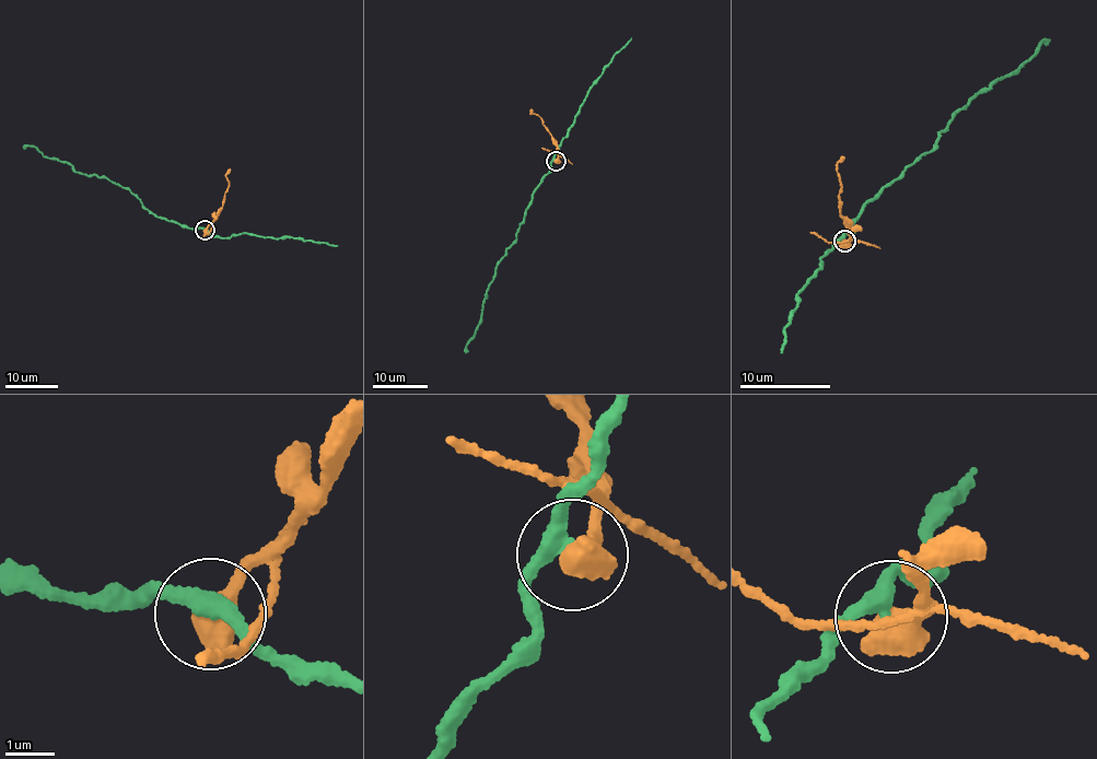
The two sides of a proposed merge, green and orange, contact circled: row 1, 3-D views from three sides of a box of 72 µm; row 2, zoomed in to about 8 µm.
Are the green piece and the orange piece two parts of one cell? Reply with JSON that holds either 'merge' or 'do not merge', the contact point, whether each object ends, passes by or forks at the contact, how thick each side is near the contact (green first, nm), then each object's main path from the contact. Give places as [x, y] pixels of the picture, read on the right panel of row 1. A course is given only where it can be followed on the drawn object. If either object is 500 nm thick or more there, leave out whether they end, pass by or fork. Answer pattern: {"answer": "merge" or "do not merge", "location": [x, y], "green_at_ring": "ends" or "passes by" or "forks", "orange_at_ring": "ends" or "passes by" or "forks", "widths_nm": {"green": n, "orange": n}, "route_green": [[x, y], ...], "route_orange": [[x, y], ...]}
{"answer": "do not merge", "location": [844, 241], "widths_nm": {"green": 320, "orange": 700}, "route_green": [[843, 241], [868, 202], [936, 148], [954, 113], [990, 84], [1018, 72], [1047, 41]], "route_orange": [[845, 241], [849, 236], [848, 220], [841, 213], [837, 173], [841, 156]]}

